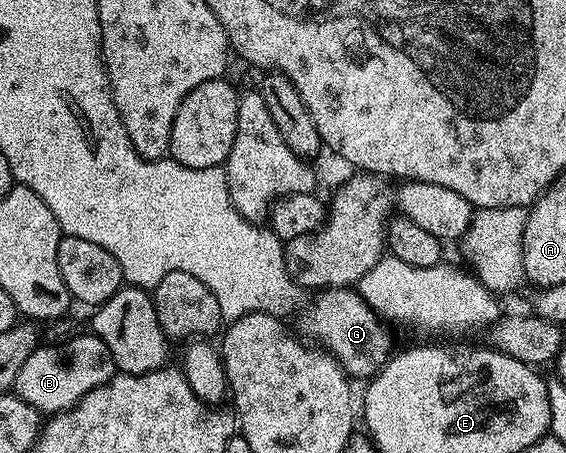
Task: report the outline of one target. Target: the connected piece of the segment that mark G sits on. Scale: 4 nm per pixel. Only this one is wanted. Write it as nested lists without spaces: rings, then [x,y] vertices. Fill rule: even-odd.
[[[333,287],[320,290],[316,295],[319,296],[316,297],[315,303],[309,304],[307,308],[304,306],[298,312],[298,330],[322,350],[331,352],[335,360],[343,366],[343,372],[352,380],[370,380],[387,364],[393,354],[391,335],[387,332],[388,324],[376,315],[375,310],[359,295],[358,290]]]

